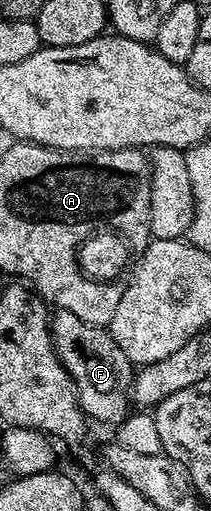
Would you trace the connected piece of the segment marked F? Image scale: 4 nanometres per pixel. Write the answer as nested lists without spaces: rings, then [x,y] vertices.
[[[58,310],[53,315],[51,333],[58,356],[74,379],[74,389],[78,391],[78,405],[87,419],[103,422],[106,426],[118,428],[131,413],[132,387],[136,382],[135,367],[120,352],[120,344],[114,342],[109,329],[93,326],[72,312]]]

